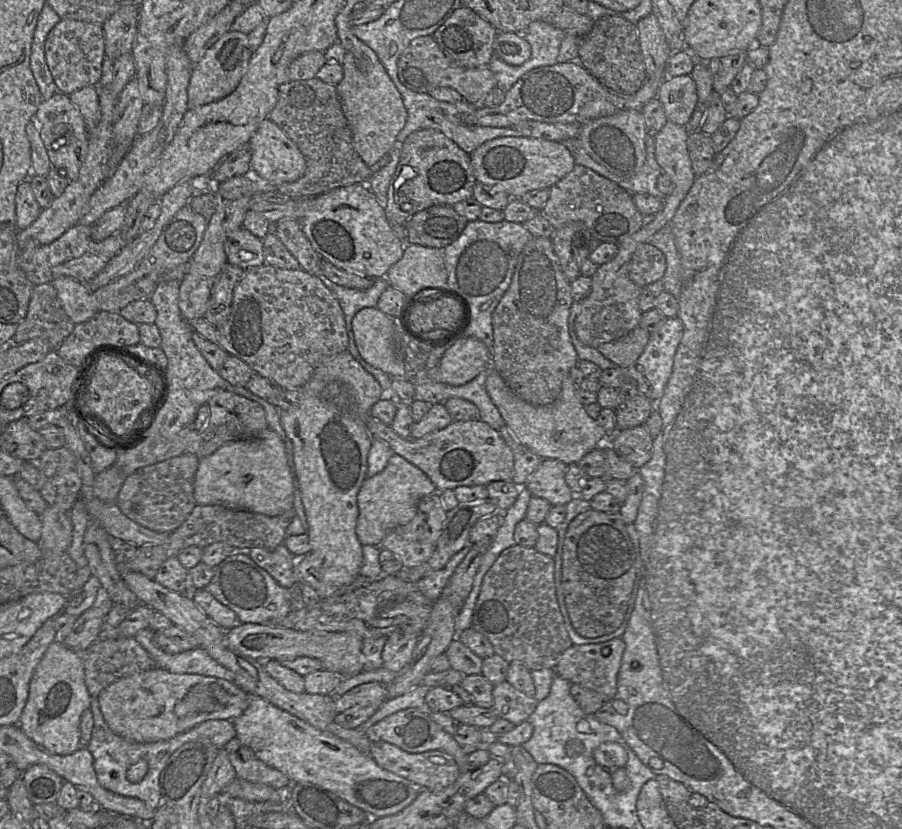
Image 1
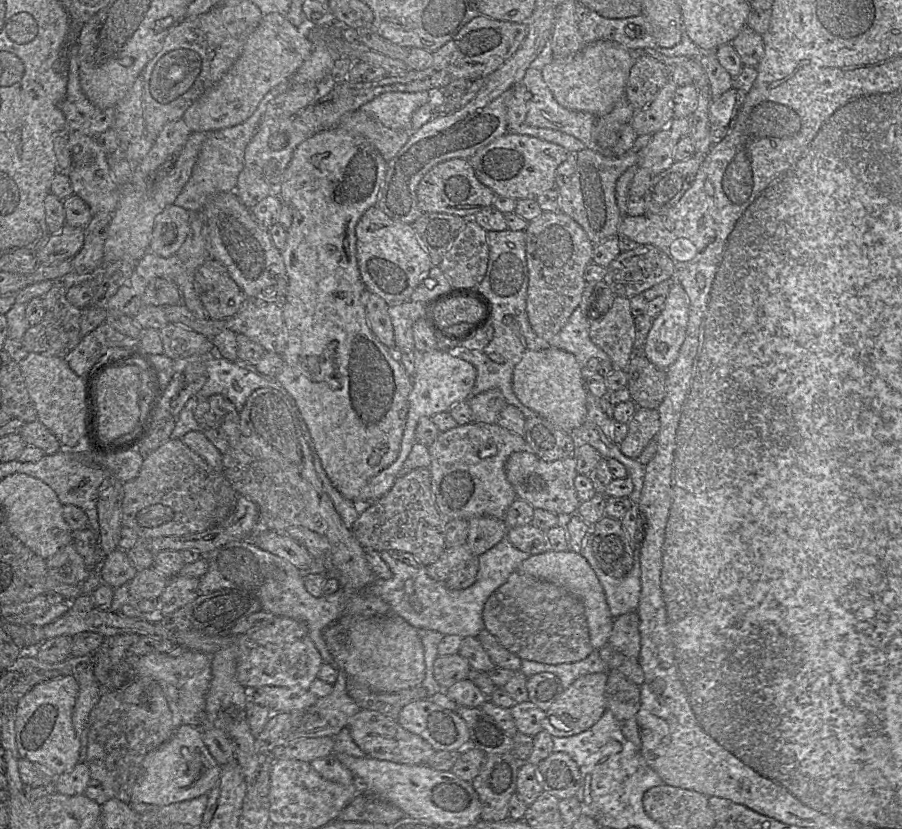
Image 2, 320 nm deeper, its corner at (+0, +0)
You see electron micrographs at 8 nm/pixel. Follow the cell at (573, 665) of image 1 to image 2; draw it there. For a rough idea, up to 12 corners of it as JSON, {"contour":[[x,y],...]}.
{"contour":[[637,611],[614,618],[608,643],[638,659]]}

